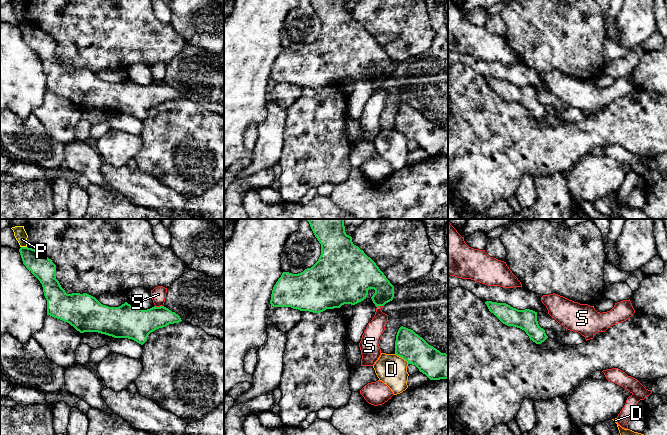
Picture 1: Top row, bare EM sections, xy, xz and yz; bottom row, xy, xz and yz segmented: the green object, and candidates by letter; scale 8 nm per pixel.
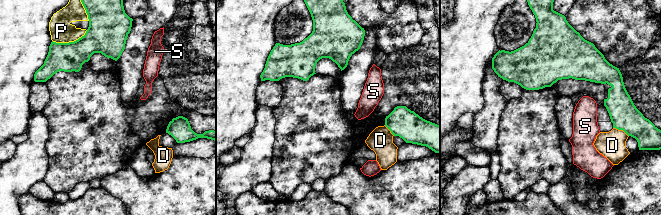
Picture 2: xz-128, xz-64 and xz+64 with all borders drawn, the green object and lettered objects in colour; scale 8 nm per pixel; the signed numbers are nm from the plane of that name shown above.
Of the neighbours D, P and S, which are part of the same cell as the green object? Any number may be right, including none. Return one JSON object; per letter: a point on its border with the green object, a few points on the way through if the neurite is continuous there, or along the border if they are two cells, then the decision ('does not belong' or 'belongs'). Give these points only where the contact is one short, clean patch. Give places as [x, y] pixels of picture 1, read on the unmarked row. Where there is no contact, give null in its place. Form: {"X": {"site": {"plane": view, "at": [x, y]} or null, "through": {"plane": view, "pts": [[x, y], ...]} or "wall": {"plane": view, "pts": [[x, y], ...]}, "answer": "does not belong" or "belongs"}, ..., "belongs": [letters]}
{"D": {"site": {"plane": "xz", "at": [402, 133]}, "wall": {"plane": "xz", "pts": [[395, 129], [408, 139]]}, "answer": "does not belong"}, "P": {"site": {"plane": "xy", "at": [24, 23]}, "answer": "does not belong"}, "S": {"site": {"plane": "xy", "at": [160, 82]}, "wall": {"plane": "xy", "pts": [[155, 81], [162, 82]]}, "answer": "does not belong"}, "belongs": []}

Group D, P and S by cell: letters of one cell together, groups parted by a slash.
D / P / S

